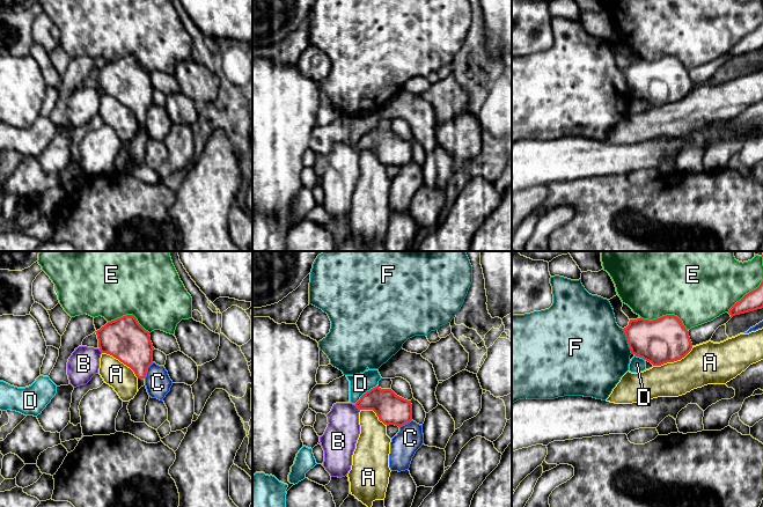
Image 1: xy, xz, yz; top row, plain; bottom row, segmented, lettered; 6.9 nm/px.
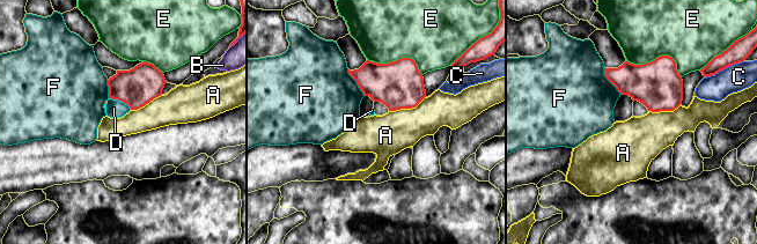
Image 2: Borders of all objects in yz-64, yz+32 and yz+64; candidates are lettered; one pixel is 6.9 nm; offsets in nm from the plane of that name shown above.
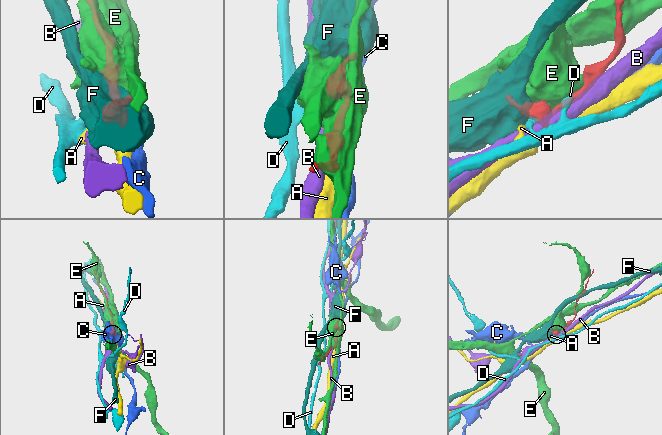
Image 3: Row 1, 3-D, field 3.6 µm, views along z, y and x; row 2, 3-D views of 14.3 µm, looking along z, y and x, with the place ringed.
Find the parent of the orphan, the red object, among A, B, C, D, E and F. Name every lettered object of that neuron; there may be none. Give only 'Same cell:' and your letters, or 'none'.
Same cell: none

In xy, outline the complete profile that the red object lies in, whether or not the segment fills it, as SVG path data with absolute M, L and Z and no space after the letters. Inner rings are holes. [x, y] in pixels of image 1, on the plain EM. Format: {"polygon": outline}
{"polygon": "M133 56L108 63L95 72L98 88L130 108L138 118L138 132L145 126L147 109L153 104L153 84Z"}

